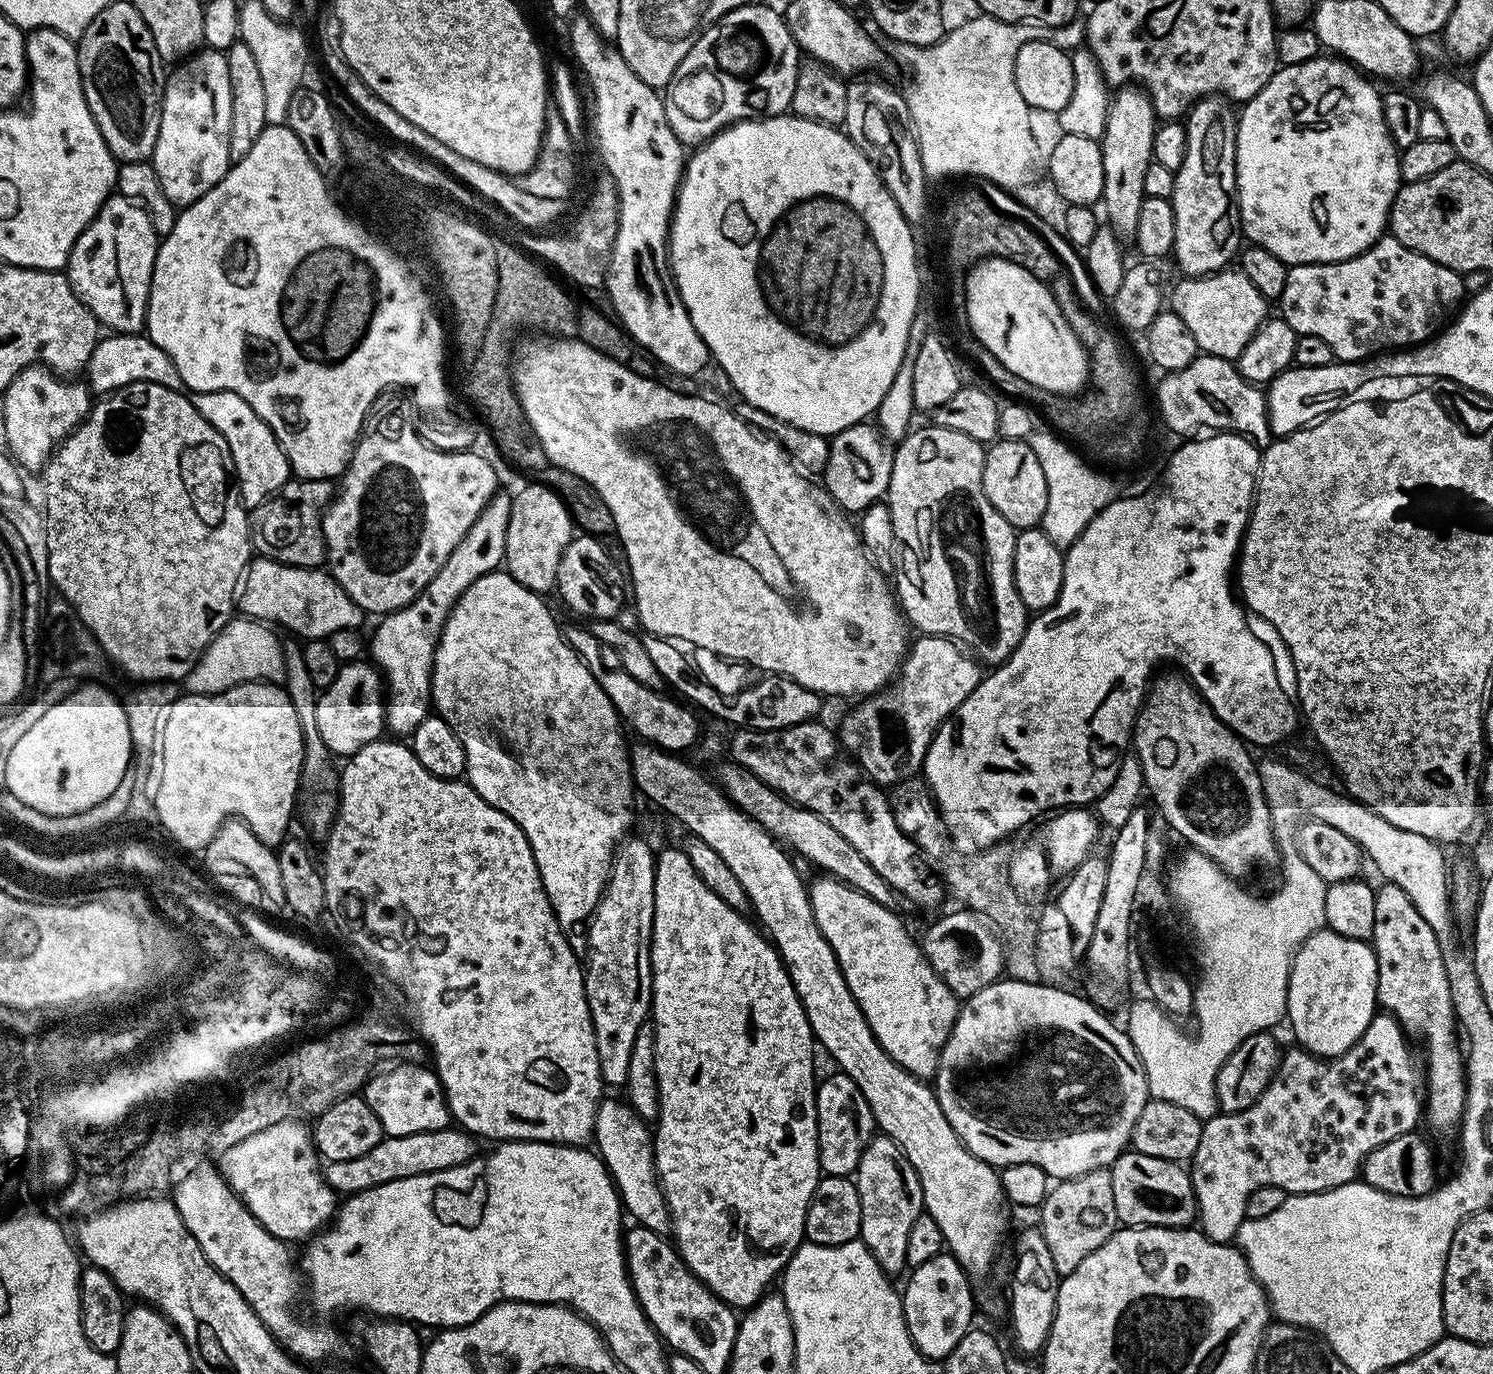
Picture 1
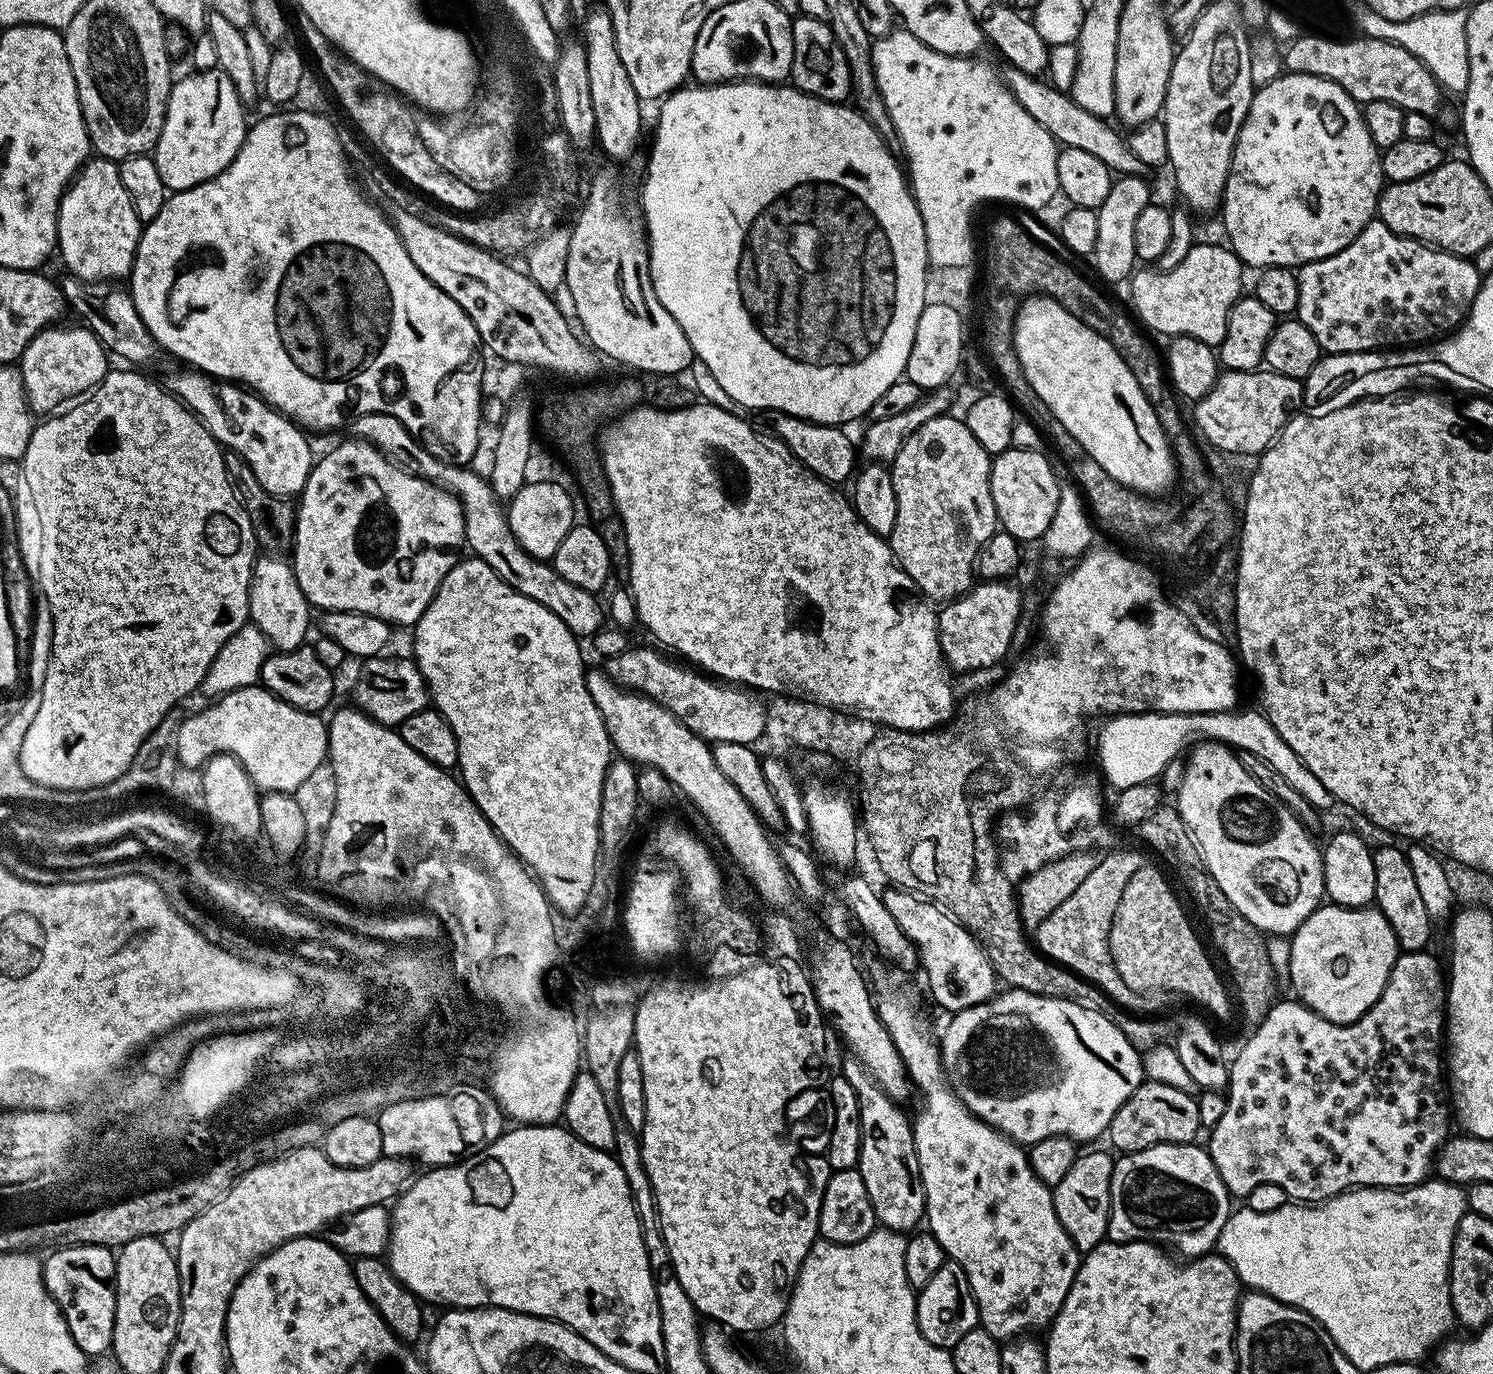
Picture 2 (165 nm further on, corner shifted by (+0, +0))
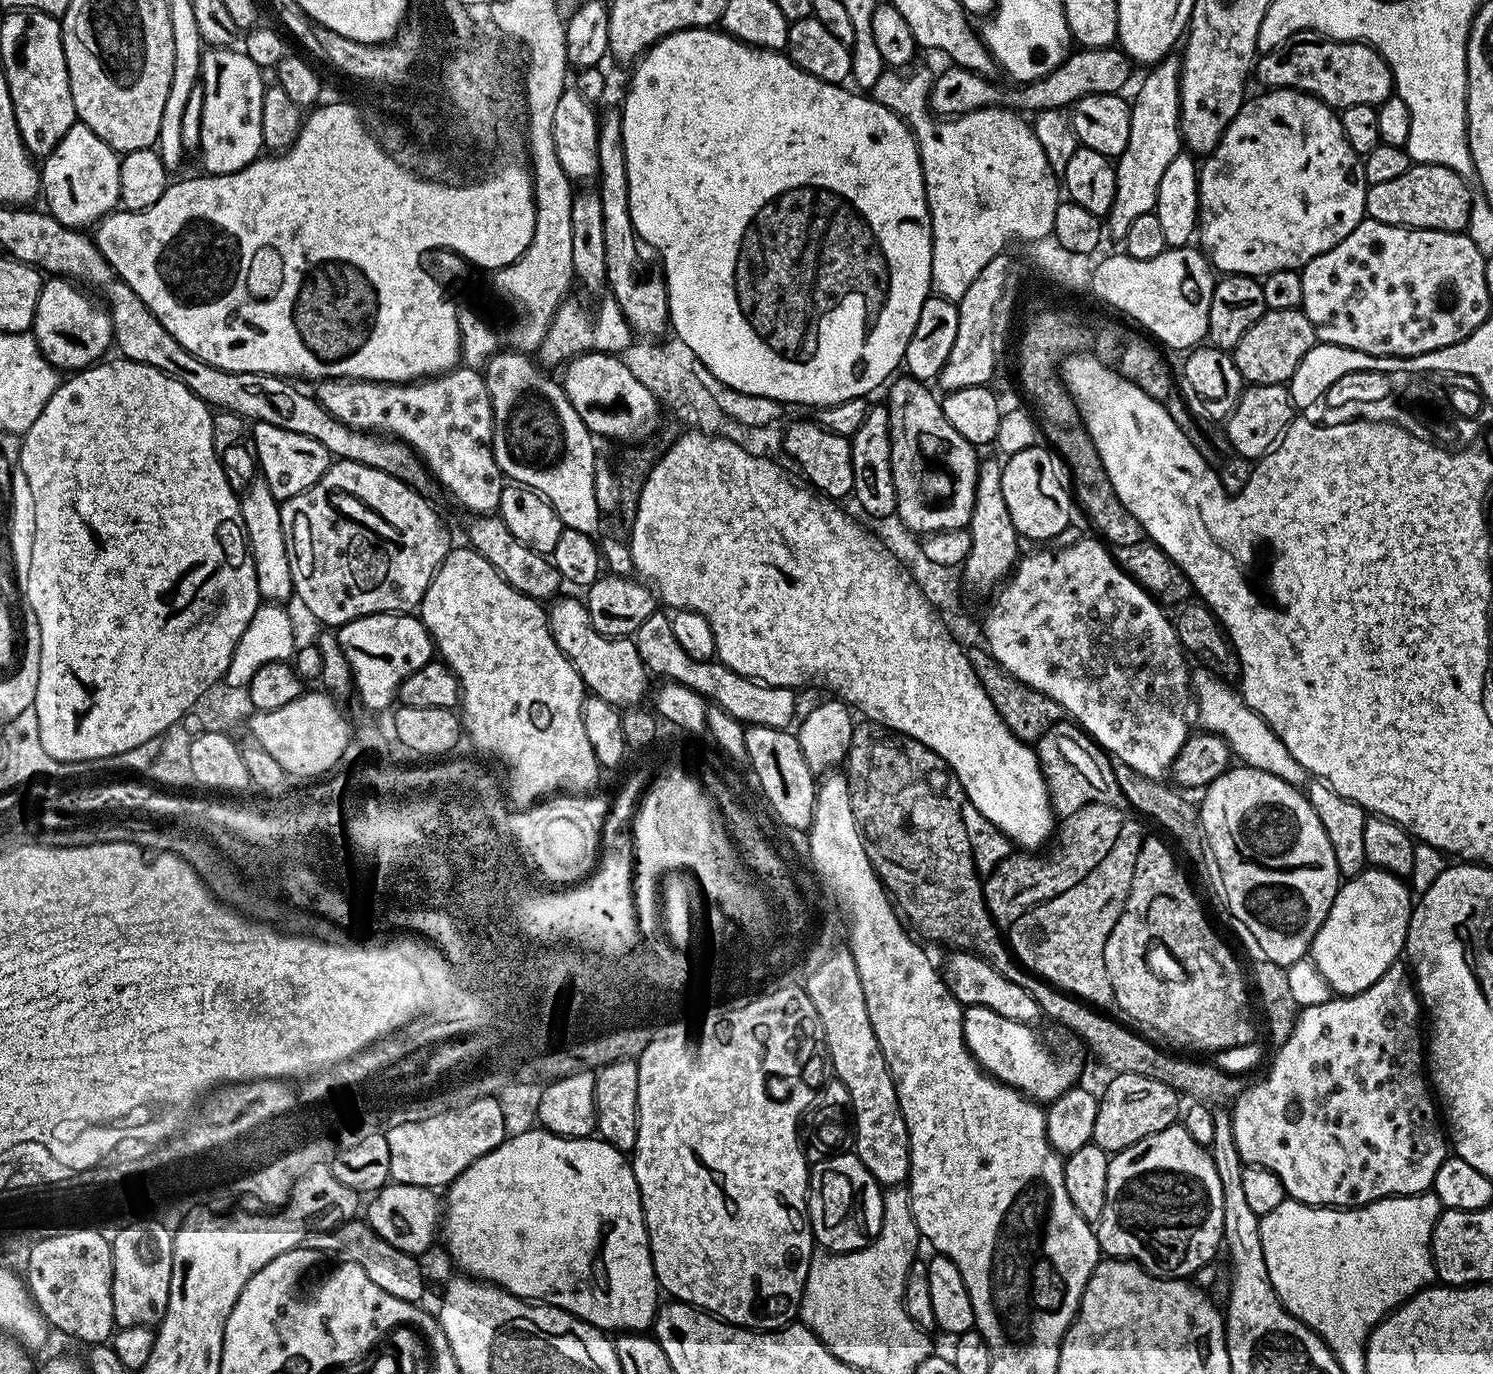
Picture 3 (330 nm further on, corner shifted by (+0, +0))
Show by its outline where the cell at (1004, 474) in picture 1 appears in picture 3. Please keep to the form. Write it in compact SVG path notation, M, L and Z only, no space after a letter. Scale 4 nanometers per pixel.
M1040 447L1020 448L1005 459L1009 459L1008 461L1003 461L1000 470L1002 498L1006 498L1006 510L1010 510L1010 518L1025 541L1052 542L1062 530L1066 530L1068 525L1073 523L1074 496L1070 491L1070 477L1067 471L1047 447Z

